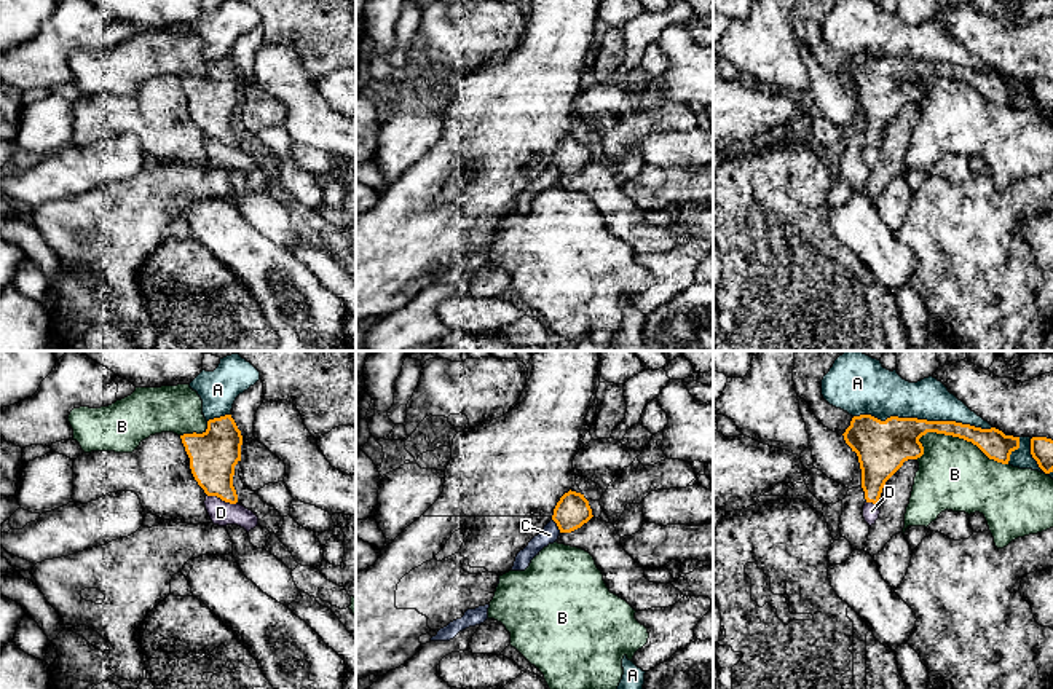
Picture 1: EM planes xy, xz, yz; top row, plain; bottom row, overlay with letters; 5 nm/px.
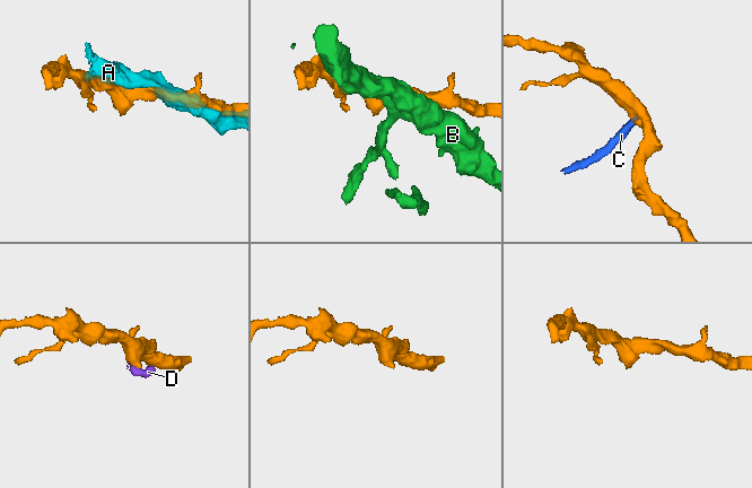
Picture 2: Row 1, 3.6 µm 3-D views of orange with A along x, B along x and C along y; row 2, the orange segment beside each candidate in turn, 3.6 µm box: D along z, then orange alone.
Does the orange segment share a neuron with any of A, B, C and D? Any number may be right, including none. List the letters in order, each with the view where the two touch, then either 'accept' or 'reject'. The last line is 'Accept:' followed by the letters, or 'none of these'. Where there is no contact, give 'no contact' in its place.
A: meets orange in yz; reject
B: meets orange in yz; reject
C: meets orange in xz; reject
D: meets orange in xy; reject
Accept: none of these

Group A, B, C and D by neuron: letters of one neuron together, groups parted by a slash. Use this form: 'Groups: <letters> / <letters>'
Groups: A / B / C D

